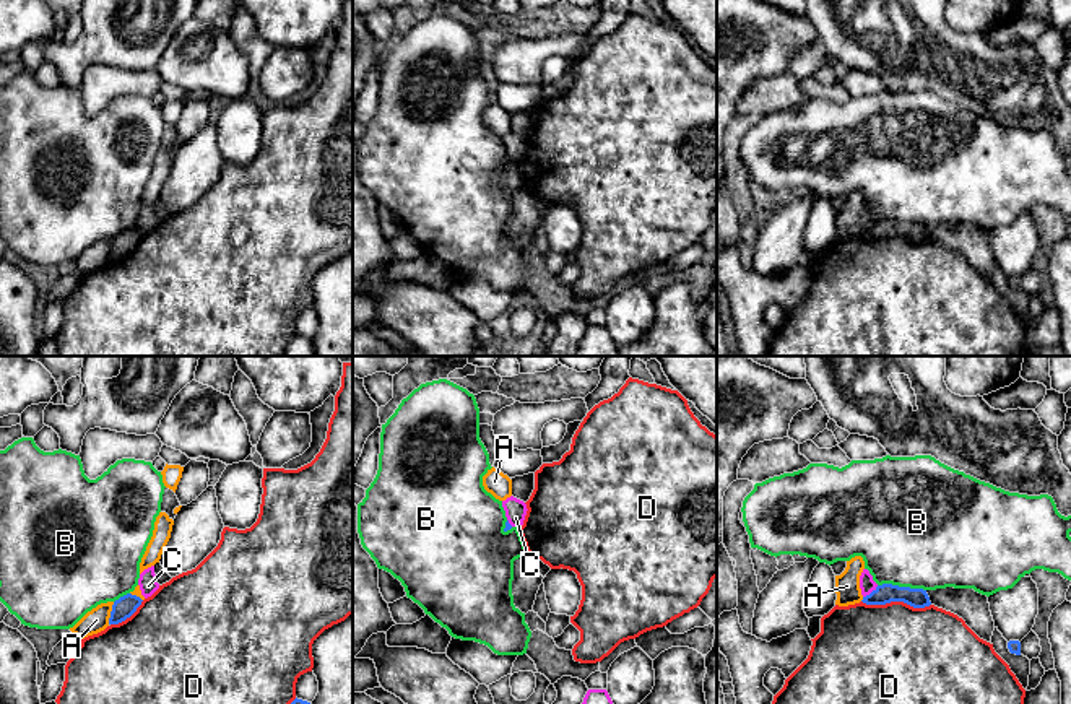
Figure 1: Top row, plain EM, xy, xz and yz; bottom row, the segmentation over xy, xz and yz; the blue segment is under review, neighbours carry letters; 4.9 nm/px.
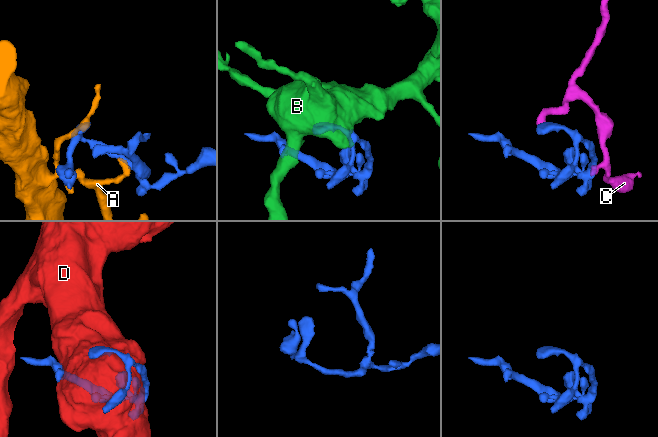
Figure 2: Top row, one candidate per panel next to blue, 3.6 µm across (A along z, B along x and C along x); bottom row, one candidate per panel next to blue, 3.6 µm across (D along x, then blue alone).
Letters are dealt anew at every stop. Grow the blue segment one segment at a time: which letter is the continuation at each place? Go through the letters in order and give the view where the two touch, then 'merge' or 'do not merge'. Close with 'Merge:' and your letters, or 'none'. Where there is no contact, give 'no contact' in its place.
A: xy | do not merge
B: yz | do not merge
C: yz | do not merge
D: yz | do not merge
Merge: none

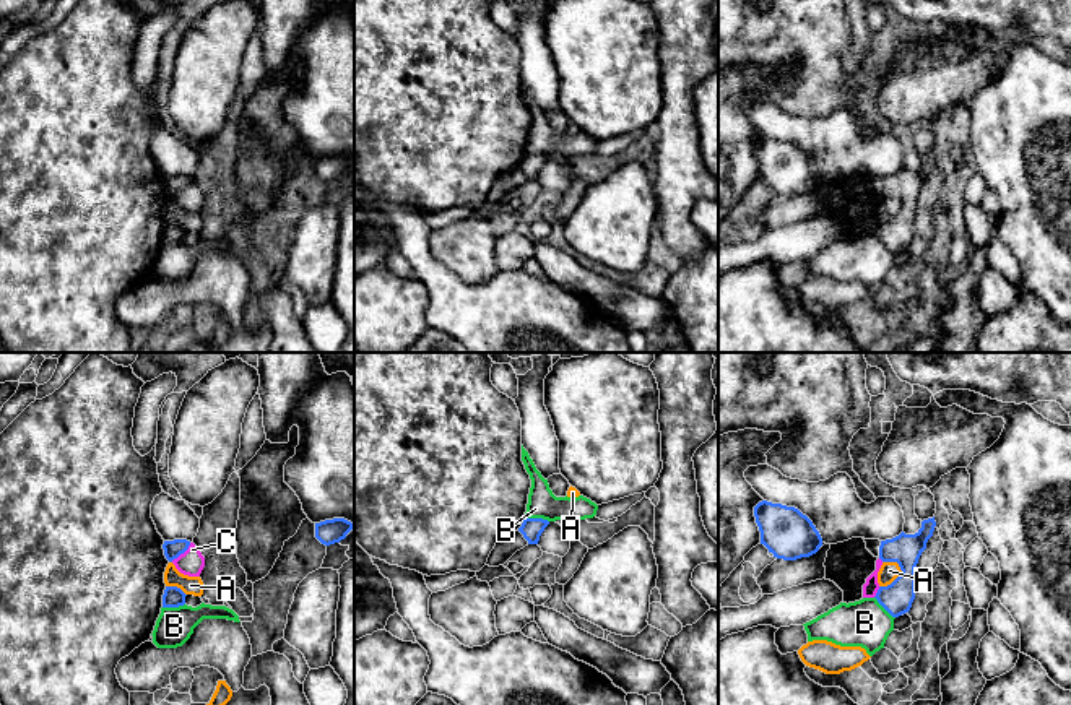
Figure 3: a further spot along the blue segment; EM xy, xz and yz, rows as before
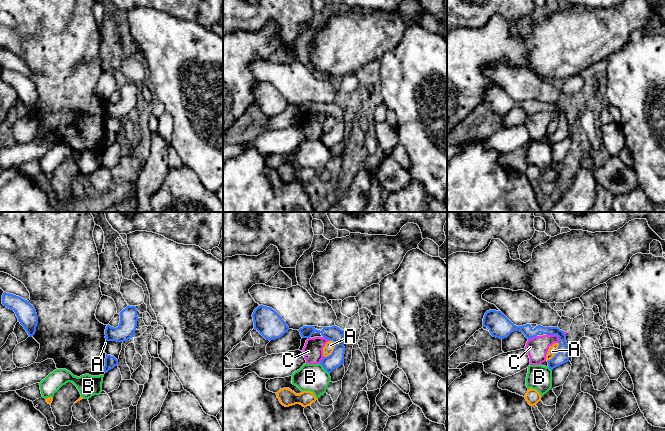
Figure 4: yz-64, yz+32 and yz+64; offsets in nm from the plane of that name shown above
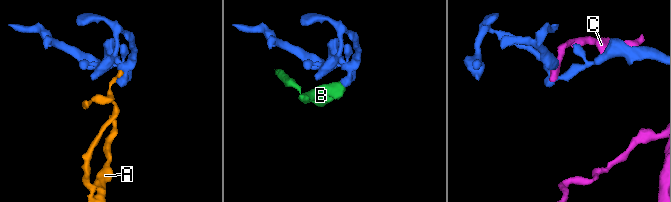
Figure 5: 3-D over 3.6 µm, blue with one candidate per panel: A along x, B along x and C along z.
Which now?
A: yz | do not merge
B: xz | do not merge
C: xy | merge
Merge: C

